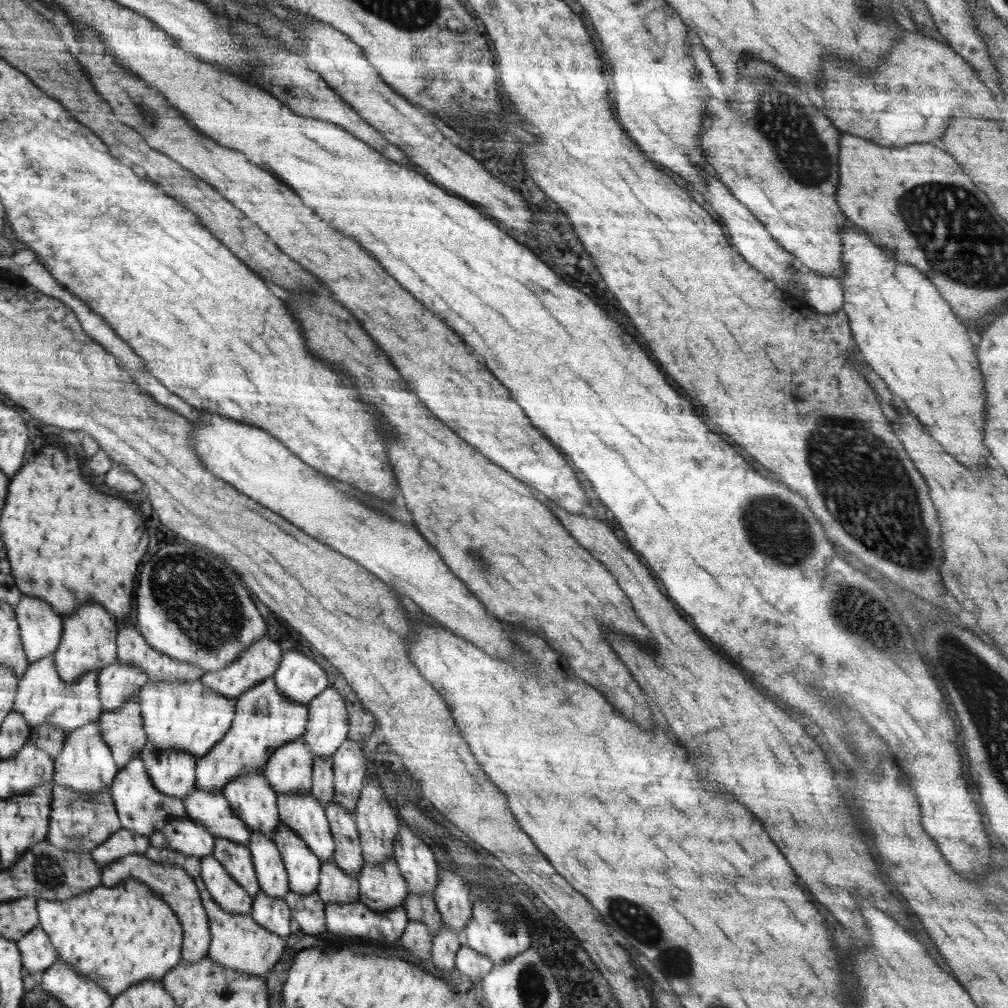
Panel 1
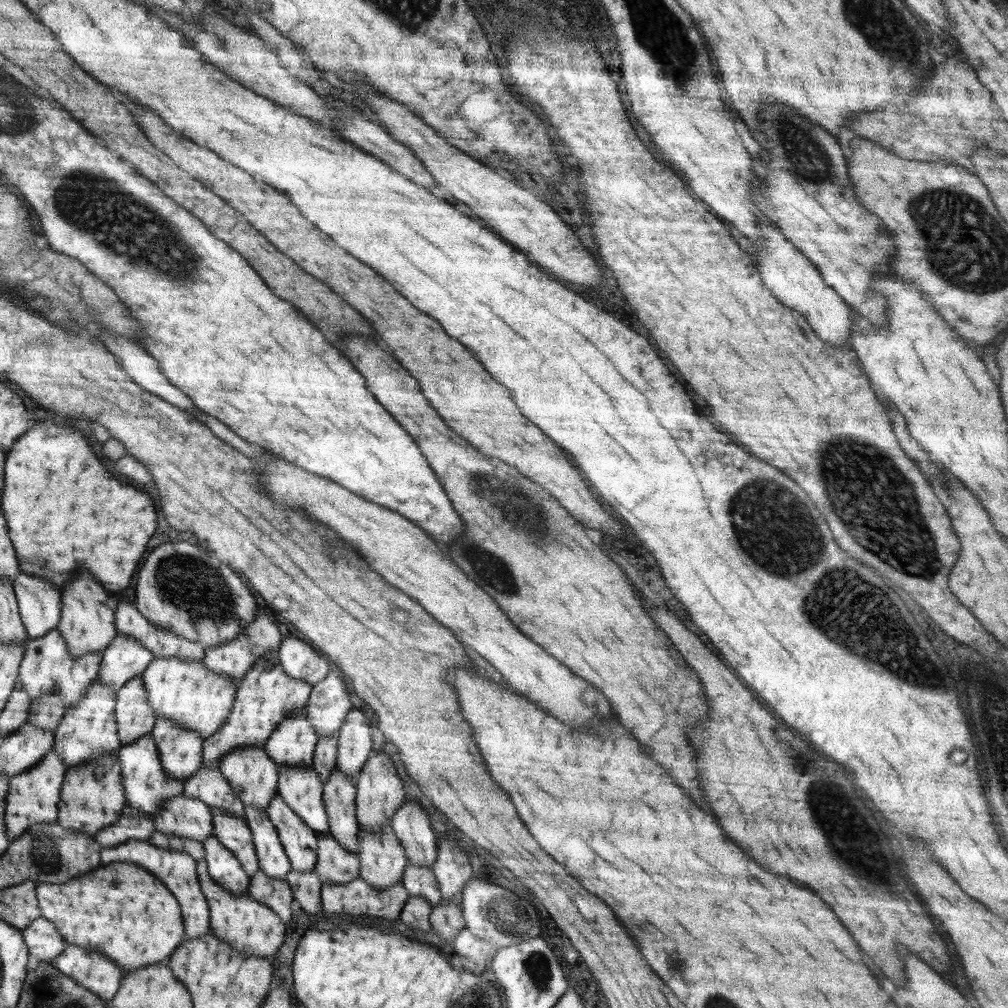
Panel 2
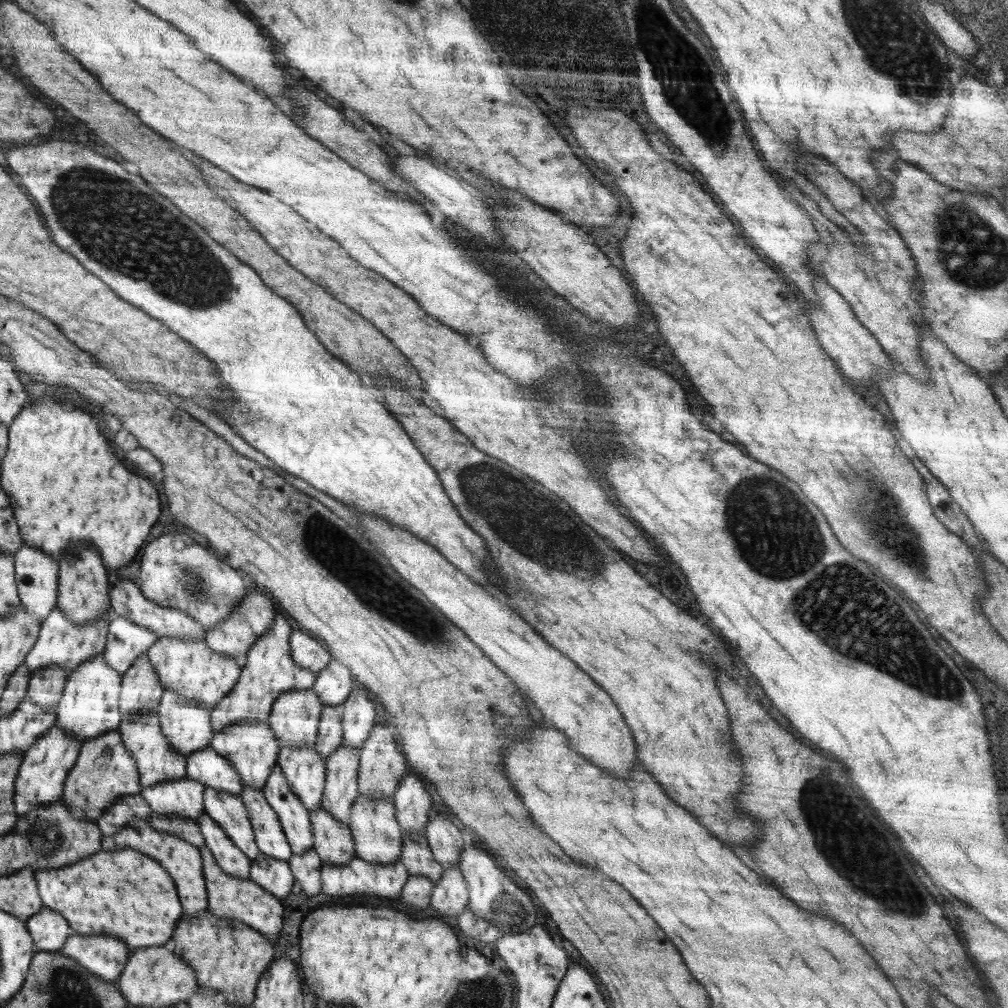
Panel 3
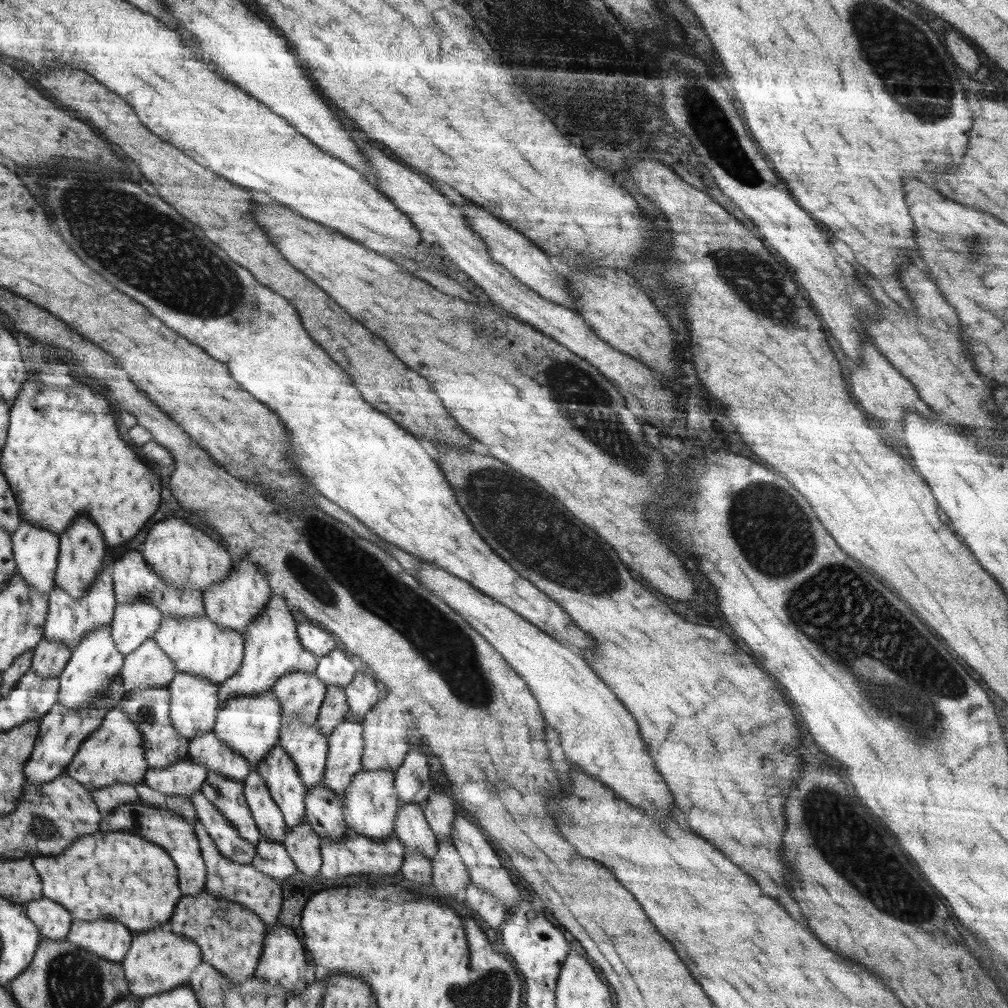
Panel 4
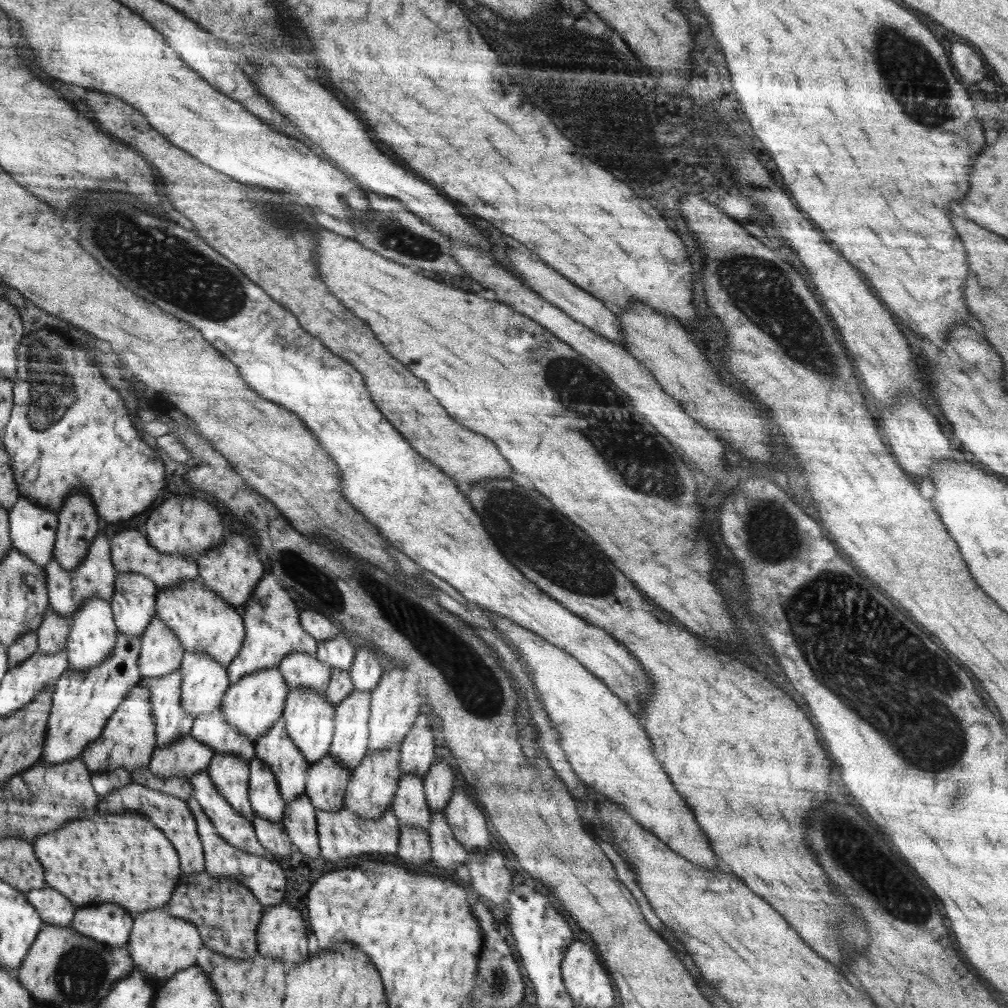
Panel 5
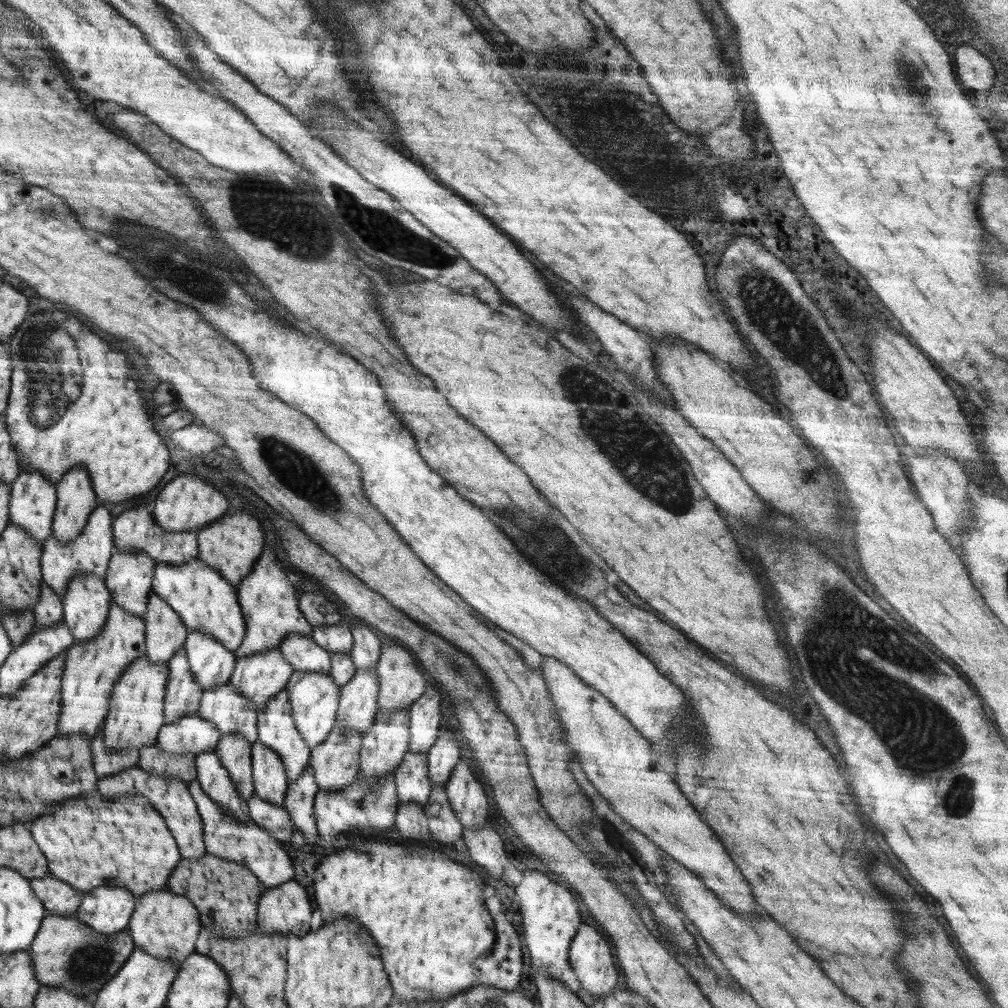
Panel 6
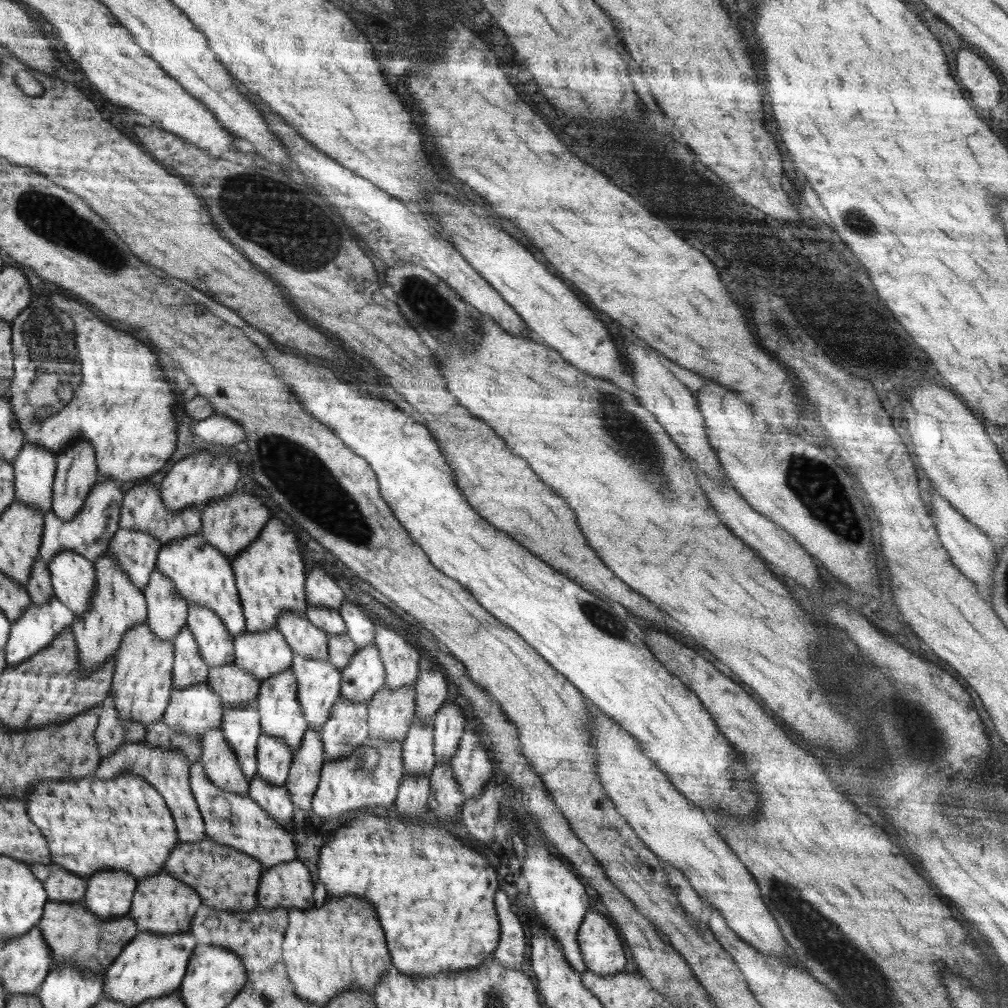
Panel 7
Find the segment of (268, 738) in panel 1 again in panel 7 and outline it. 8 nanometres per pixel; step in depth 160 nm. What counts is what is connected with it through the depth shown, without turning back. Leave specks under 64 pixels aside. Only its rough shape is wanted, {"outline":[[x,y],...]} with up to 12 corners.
{"outline":[[272,517],[232,559],[248,632],[305,616],[296,534]]}

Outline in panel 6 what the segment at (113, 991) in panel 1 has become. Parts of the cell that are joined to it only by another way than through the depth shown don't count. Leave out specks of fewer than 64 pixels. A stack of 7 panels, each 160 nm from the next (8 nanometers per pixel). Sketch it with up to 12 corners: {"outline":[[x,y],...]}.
{"outline":[[142,795],[65,799],[29,828],[52,878],[136,896],[183,855]]}

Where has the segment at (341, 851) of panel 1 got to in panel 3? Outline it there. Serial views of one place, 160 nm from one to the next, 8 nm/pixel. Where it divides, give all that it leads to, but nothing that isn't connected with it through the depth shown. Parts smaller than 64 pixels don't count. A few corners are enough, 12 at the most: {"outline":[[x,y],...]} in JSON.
{"outline":[[343,742],[328,756],[321,807],[350,826],[360,793],[359,750]]}

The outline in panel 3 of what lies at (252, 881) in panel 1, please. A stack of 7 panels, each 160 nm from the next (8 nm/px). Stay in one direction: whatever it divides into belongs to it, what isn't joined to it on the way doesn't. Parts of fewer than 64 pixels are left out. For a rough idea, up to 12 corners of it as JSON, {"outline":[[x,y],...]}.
{"outline":[[205,787],[205,813],[251,860],[261,853],[241,795]]}

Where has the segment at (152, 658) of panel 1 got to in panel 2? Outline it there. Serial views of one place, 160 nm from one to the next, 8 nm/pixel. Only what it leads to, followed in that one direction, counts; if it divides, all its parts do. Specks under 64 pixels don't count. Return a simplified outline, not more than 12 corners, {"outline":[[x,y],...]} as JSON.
{"outline":[[135,603],[116,604],[121,635],[156,658],[203,660],[196,641],[144,618]]}

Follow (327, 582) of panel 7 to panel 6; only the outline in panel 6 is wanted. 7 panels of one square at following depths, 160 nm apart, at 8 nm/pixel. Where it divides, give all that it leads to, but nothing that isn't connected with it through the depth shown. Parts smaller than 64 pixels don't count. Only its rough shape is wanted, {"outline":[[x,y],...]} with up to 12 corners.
{"outline":[[305,592],[300,608],[314,627],[340,624],[336,604]]}

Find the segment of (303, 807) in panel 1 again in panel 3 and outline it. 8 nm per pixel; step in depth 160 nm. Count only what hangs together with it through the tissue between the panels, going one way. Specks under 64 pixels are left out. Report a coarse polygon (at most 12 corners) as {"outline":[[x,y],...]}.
{"outline":[[315,747],[279,748],[277,765],[309,813],[321,807],[325,761]]}

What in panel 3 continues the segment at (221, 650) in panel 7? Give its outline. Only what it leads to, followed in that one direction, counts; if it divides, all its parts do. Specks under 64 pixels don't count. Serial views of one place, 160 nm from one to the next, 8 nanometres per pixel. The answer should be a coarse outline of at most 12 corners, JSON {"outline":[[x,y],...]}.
{"outline":[[166,690],[162,732],[185,760],[214,738],[200,701]]}

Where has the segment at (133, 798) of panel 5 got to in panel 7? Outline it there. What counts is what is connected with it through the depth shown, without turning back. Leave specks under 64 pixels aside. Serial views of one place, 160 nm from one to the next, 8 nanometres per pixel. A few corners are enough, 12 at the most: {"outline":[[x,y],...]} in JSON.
{"outline":[[126,743],[96,776],[132,773],[161,795],[179,842],[205,839],[190,764],[176,749]]}

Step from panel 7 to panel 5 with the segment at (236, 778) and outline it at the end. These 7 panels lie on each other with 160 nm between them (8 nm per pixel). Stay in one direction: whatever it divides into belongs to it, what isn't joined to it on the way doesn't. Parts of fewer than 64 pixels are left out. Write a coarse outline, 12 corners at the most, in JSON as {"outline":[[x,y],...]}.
{"outline":[[207,769],[190,779],[220,838],[267,857],[253,824],[221,795]]}

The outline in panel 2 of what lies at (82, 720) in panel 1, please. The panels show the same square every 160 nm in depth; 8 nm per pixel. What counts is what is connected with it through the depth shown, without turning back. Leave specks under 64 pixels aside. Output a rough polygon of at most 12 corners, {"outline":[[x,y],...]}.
{"outline":[[56,628],[28,638],[18,682],[69,709],[99,678],[102,651],[73,655]]}

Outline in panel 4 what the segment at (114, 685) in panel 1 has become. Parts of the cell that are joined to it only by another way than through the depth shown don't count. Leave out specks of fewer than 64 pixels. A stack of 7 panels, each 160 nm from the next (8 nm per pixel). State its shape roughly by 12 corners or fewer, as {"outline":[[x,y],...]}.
{"outline":[[146,599],[118,603],[110,624],[126,657],[152,639],[162,615]]}

